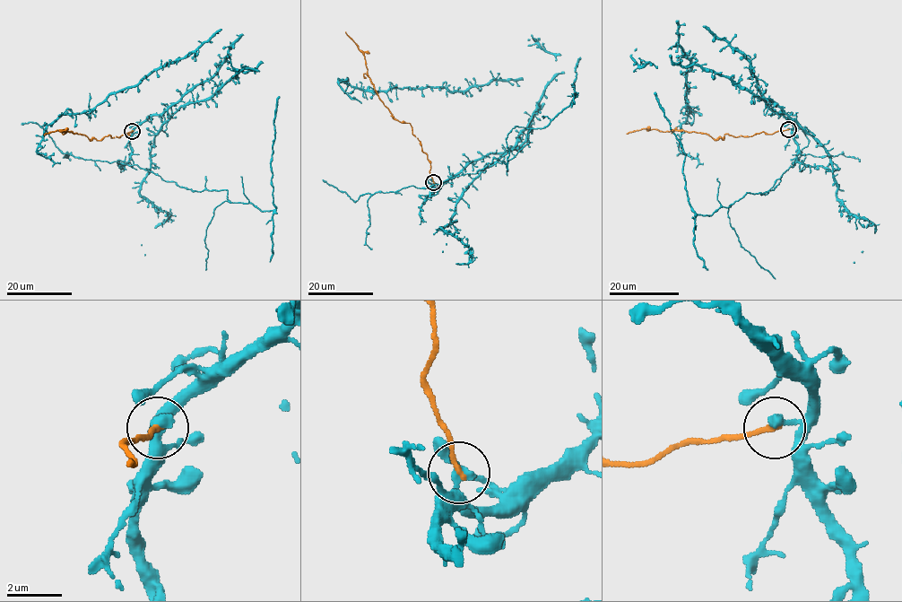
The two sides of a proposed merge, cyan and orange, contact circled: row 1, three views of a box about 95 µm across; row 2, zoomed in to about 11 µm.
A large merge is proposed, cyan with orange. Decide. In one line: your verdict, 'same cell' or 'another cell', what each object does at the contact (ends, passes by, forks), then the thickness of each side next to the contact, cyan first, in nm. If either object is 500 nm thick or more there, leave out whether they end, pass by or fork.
another cell | cyan ends | orange ends | 400/180 nm

